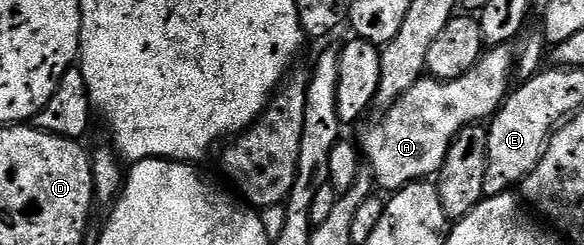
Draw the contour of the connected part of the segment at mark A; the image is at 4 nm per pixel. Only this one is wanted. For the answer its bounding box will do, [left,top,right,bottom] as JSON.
[359,46,515,193]

